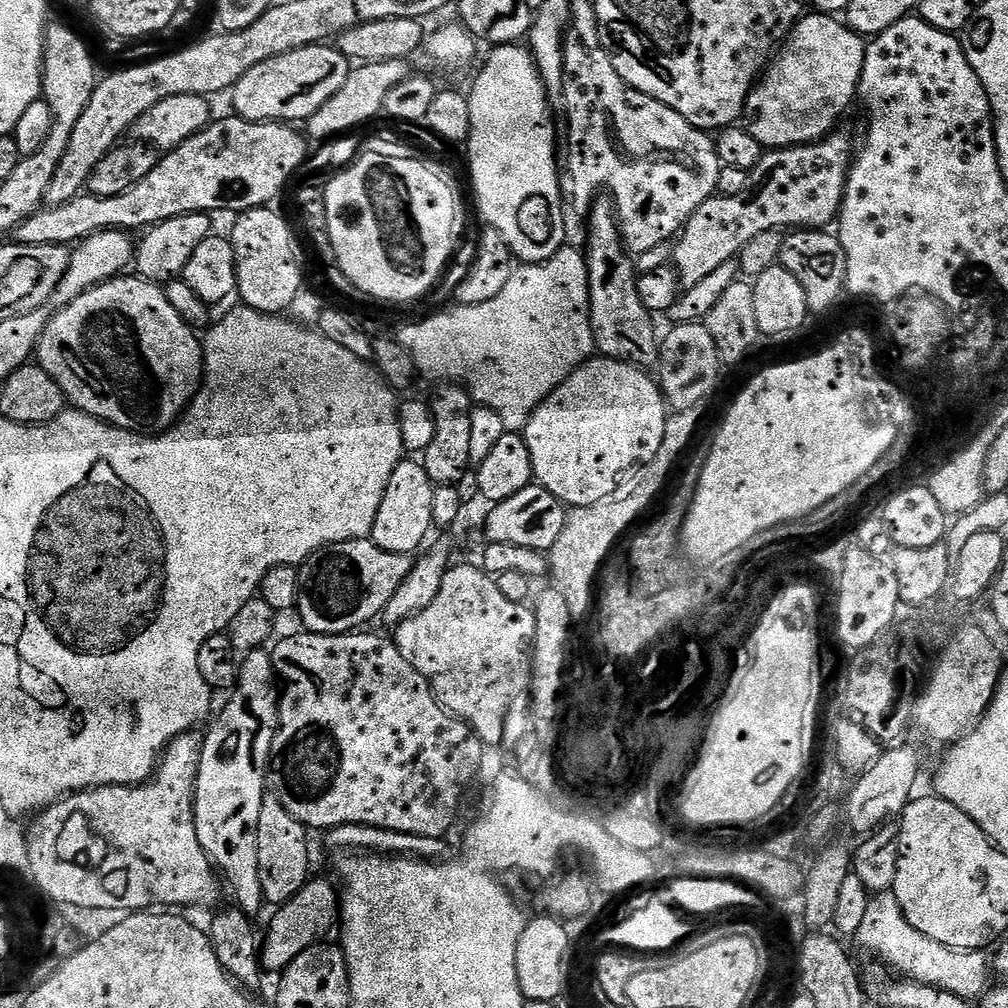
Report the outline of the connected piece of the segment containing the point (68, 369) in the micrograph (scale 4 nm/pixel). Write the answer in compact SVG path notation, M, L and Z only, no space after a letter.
M124 274L115 280L108 280L104 284L99 284L96 288L88 288L74 302L63 305L60 312L49 319L48 325L40 336L40 343L36 345L34 353L35 359L40 367L58 382L58 386L64 392L64 399L75 411L85 412L99 420L105 420L107 424L113 424L115 428L124 428L128 432L138 432L141 434L159 434L167 432L181 416L184 415L185 408L192 403L200 390L200 385L204 383L204 349L202 340L194 329L178 315L178 310L170 306L166 298L163 287L152 283L151 280L142 280L132 274Z

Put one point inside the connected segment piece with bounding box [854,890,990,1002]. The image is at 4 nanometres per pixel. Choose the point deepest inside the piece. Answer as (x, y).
(885, 931)

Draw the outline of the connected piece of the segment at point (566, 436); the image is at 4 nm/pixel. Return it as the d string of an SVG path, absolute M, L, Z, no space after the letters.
M590 358L568 376L566 382L559 384L544 399L544 403L532 411L522 433L530 450L535 483L550 490L550 494L554 494L554 498L561 500L569 509L594 506L594 502L617 495L621 487L620 475L652 460L654 454L658 454L666 434L670 409L659 383L648 375L645 369L637 368L635 364Z

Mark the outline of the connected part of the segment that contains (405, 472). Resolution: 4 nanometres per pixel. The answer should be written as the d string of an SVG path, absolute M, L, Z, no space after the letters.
M405 458L400 465L390 474L390 482L386 486L386 494L382 494L382 506L378 506L378 518L374 518L374 526L370 533L370 539L382 550L387 552L399 552L401 554L415 553L415 548L428 536L428 531L433 531L434 525L430 506L434 502L434 485L426 474L423 463L416 464L412 458Z

